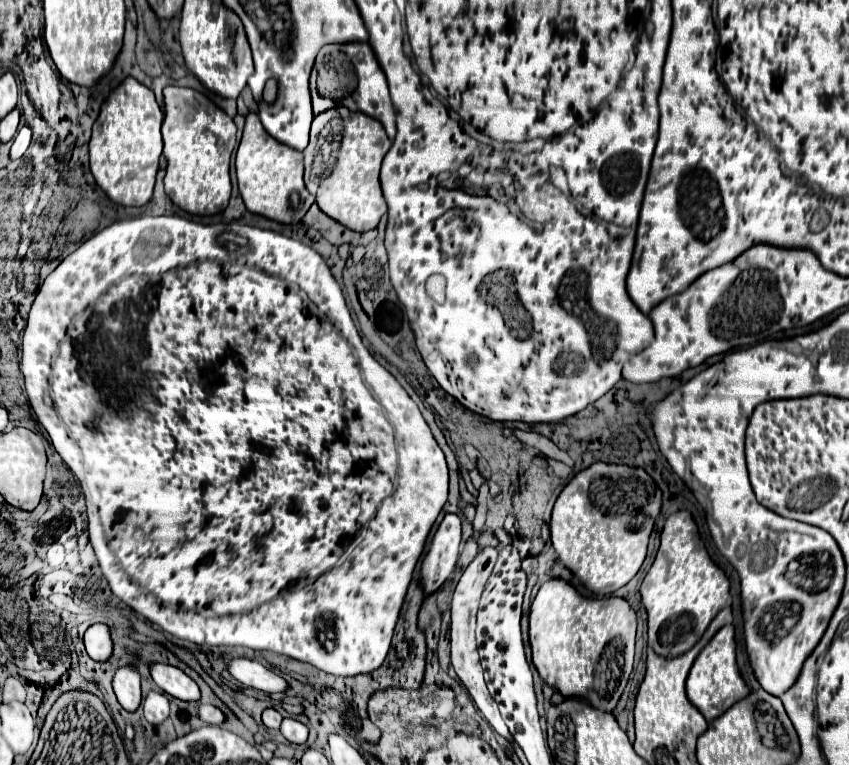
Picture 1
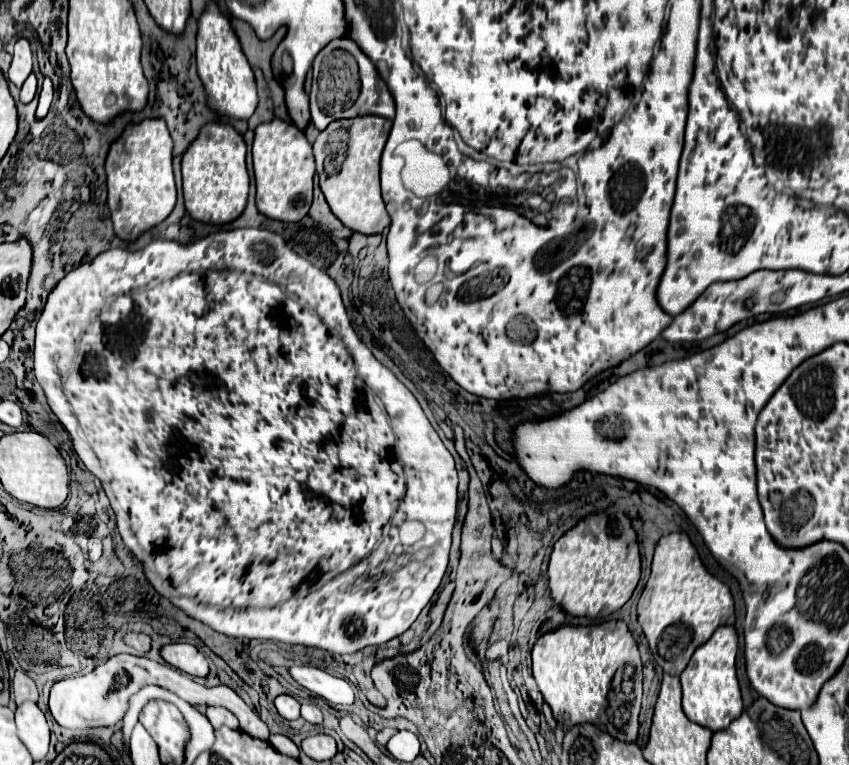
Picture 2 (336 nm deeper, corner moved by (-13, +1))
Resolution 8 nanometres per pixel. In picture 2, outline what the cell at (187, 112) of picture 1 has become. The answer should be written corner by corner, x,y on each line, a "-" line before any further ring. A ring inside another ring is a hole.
211,122
201,128
197,140
193,140
191,146
185,150
181,162
185,208
191,218
209,224
227,224
241,216
249,192
245,152
247,146
243,142
243,136
235,132
233,126

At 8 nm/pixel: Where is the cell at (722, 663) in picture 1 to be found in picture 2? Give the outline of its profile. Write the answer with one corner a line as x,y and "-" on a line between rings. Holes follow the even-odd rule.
721,626
703,646
699,646
699,650
695,650
691,662
679,676
683,688
685,716
691,722
709,728
711,732
725,730
743,712
739,682
735,674
735,656
737,656
737,632
733,626

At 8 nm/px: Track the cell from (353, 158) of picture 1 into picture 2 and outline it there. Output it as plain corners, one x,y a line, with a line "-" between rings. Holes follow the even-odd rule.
357,116
351,120
349,128
349,148
347,158
339,172
319,174
321,192
327,192
327,204
331,212
353,232
361,234
381,234
389,226
389,214
379,190
379,158
391,132
391,120
381,116

